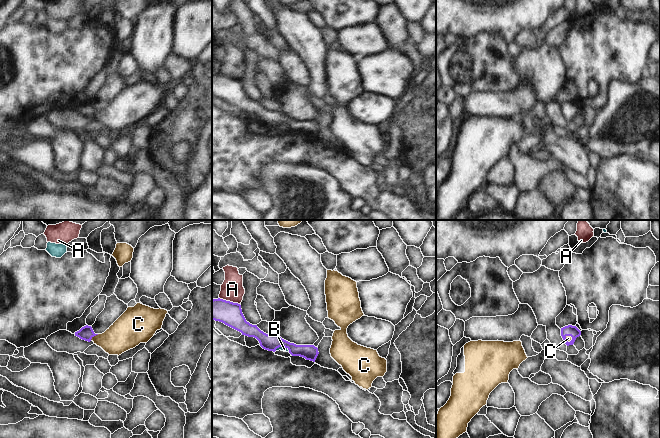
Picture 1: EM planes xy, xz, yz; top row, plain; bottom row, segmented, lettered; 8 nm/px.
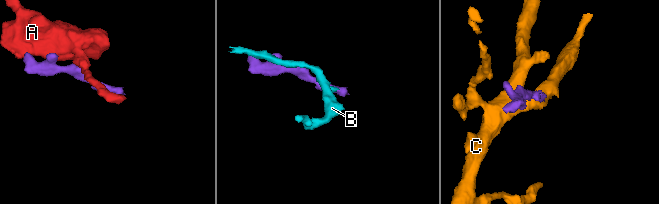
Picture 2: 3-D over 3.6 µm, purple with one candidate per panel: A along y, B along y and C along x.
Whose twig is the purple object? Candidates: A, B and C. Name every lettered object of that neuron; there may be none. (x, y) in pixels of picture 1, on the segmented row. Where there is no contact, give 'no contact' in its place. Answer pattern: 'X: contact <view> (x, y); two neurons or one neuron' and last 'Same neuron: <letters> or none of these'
A: contact xz (229, 301); two neurons
B: contact xz (281, 346); two neurons
C: contact xy (94, 335); one neuron
Same neuron: C

